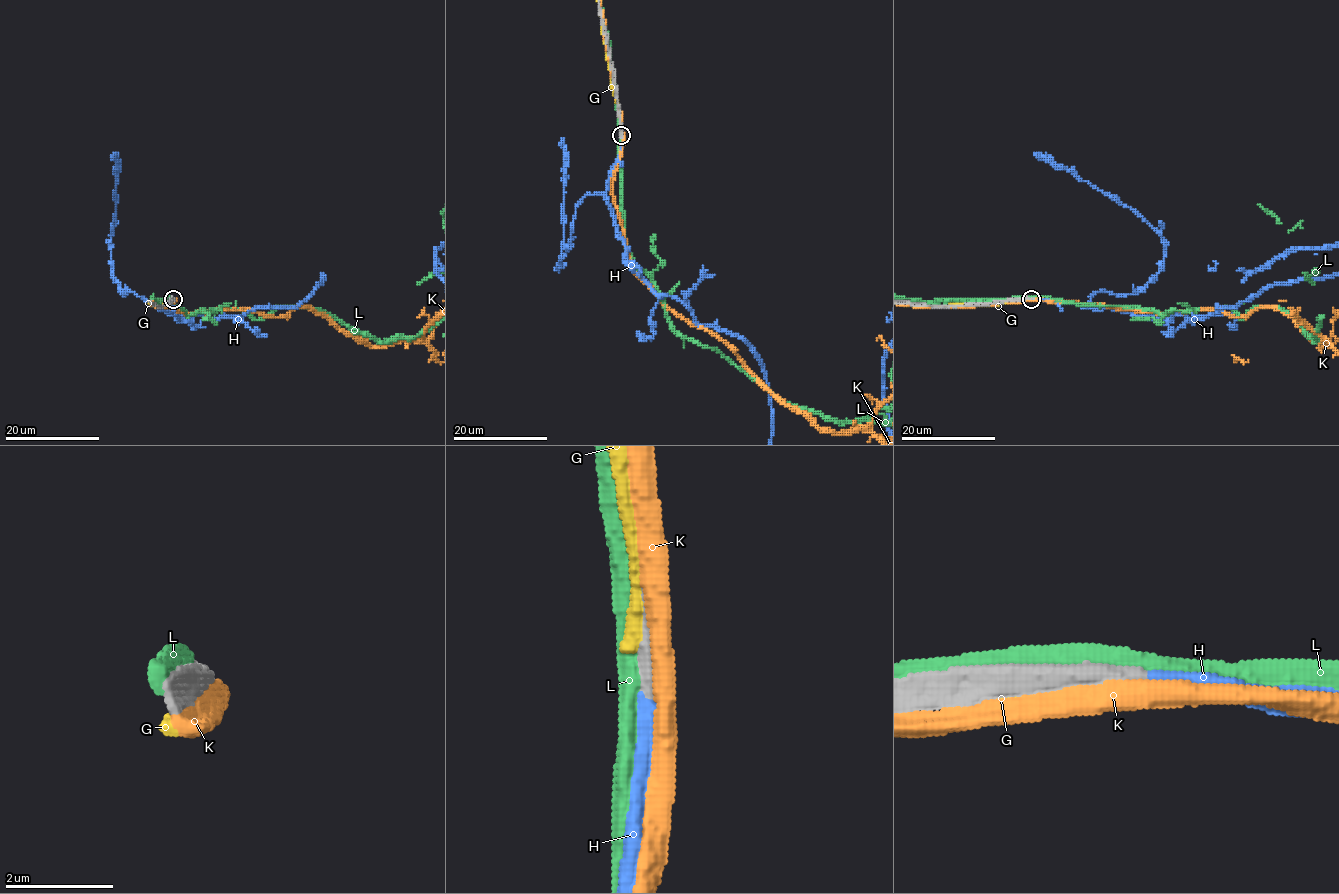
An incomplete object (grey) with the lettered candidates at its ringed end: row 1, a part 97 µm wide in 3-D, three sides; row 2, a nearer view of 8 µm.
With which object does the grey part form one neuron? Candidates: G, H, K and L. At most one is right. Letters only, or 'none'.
H

